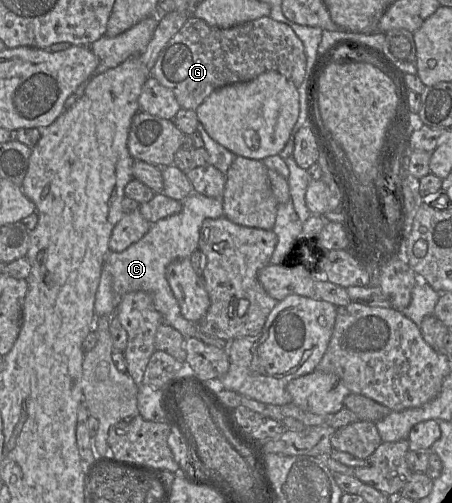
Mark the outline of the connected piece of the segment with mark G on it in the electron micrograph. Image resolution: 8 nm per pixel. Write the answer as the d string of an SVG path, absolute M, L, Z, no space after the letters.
M191 16L161 50L150 76L173 91L181 108L196 110L214 90L233 83L250 81L264 72L279 72L296 87L300 87L306 77L306 64L304 45L292 28L269 16L231 28L213 27Z

